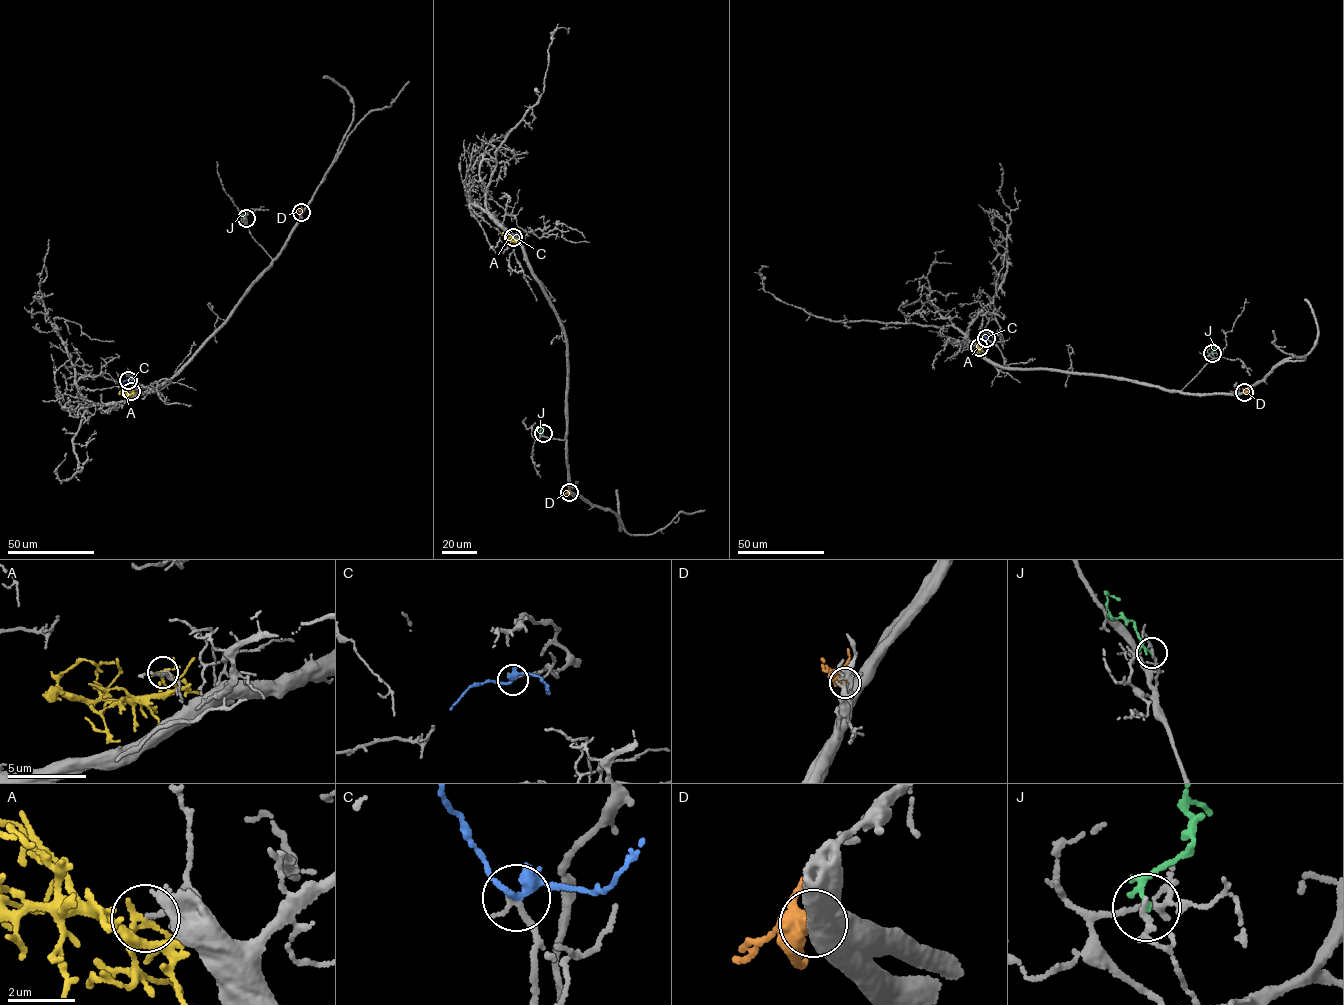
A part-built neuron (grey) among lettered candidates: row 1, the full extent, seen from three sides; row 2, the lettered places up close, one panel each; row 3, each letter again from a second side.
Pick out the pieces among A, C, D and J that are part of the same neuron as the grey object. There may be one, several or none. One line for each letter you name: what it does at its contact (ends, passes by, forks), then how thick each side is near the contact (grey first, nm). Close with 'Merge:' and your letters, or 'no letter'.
C: it forks; calibres 240 and 240 nm
Merge: C

